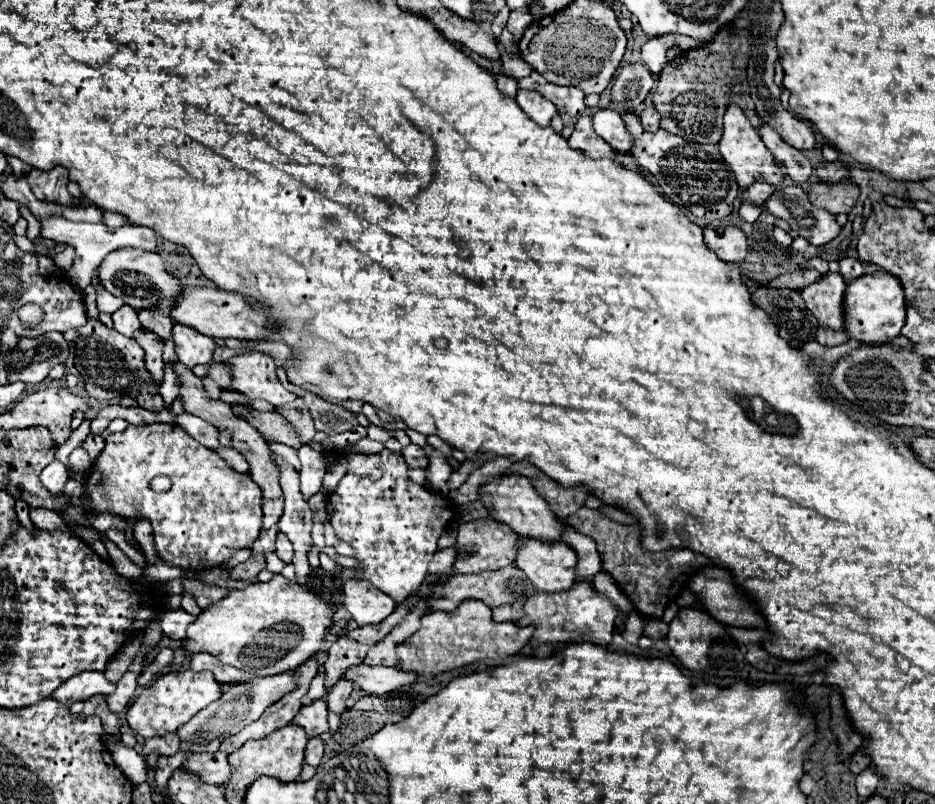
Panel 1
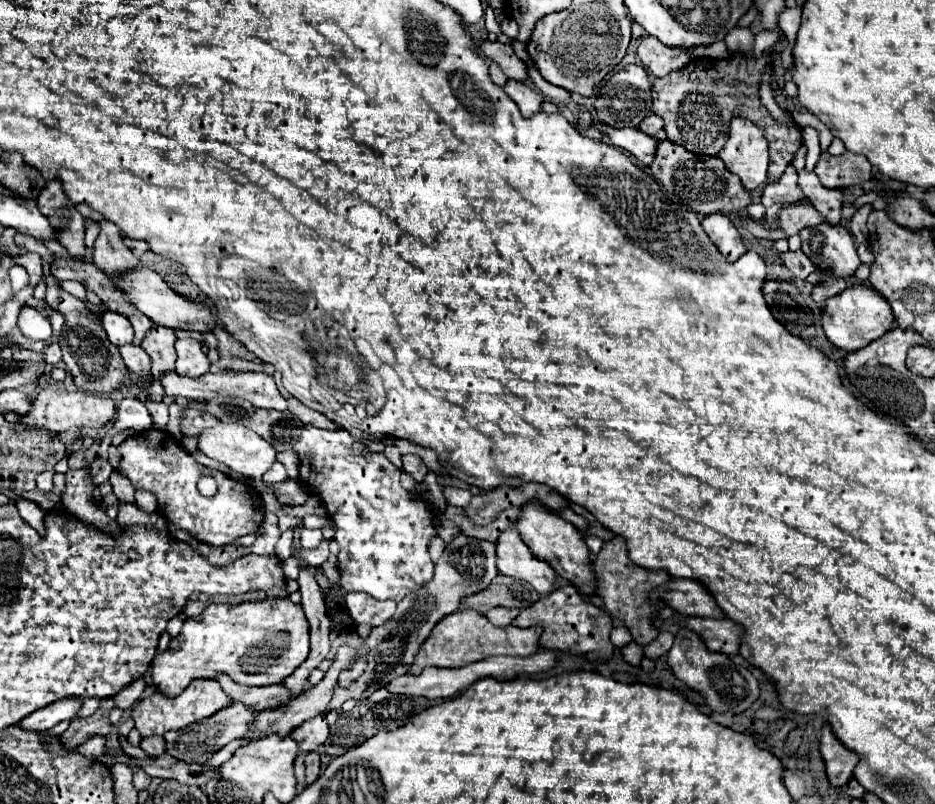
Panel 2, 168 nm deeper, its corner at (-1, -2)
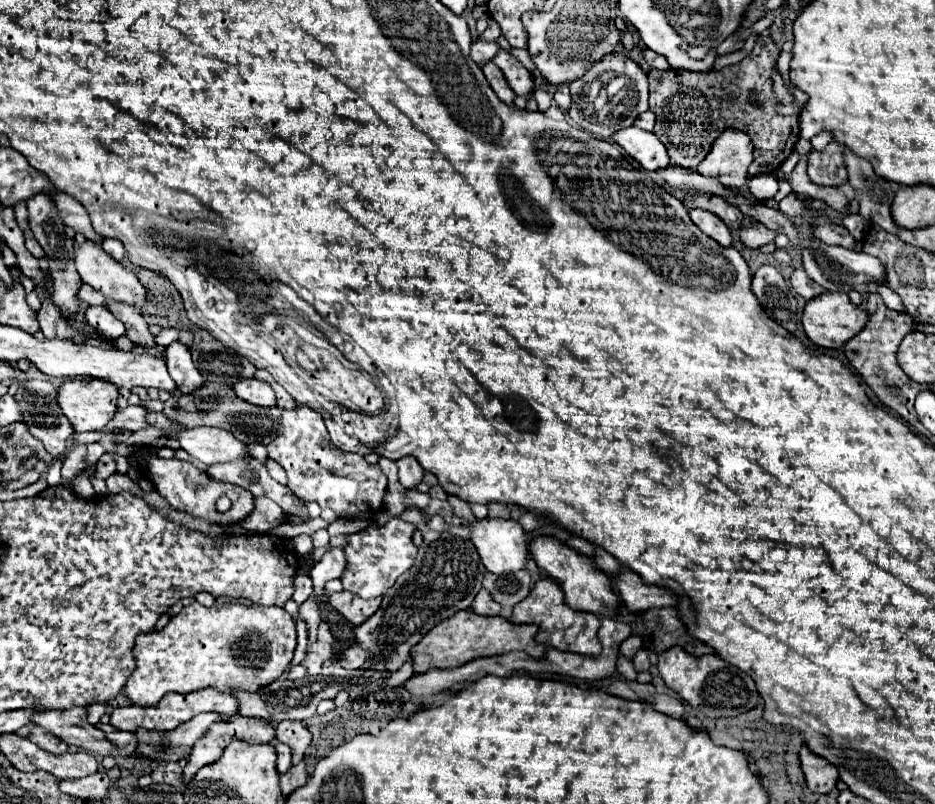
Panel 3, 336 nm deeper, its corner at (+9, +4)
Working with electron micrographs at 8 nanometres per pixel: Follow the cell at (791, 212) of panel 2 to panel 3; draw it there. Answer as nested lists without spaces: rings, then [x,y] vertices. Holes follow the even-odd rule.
[[[752,222],[752,224],[742,226],[742,228],[740,228],[740,232],[738,232],[738,236],[740,236],[740,242],[742,242],[748,250],[756,250],[756,248],[762,248],[764,244],[774,242],[776,232],[766,230],[766,226],[764,226],[764,224]]]

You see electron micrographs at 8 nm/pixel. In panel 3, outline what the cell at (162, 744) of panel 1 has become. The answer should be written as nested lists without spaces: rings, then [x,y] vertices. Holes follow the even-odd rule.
[[[110,732],[110,734],[106,734],[106,738],[120,750],[120,756],[126,758],[126,756],[134,754],[136,740],[134,740],[132,732]]]

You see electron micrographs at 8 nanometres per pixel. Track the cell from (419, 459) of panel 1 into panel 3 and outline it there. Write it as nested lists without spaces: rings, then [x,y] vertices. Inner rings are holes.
[[[404,456],[402,460],[396,460],[398,466],[398,480],[404,488],[416,488],[422,482],[422,466],[412,456]]]

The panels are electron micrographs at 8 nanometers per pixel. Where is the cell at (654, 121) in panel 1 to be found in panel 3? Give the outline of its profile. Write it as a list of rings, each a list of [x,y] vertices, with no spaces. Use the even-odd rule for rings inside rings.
[[[650,110],[648,112],[642,112],[642,116],[638,116],[638,120],[634,122],[634,126],[642,128],[642,130],[648,130],[648,132],[652,132],[654,124],[656,124],[656,116]]]

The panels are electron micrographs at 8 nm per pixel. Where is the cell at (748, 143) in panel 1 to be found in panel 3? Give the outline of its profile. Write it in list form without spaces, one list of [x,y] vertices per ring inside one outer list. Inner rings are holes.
[[[728,130],[714,142],[708,156],[700,162],[702,176],[718,178],[726,188],[742,188],[748,180],[748,166],[752,162],[752,142],[746,132]]]

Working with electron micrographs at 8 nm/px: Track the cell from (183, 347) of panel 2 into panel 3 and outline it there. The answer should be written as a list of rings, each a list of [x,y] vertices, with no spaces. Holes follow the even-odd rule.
[[[172,342],[166,348],[166,364],[168,364],[168,372],[172,380],[176,382],[176,388],[180,390],[180,394],[192,394],[194,390],[202,388],[204,380],[192,362],[188,346],[180,342]]]

